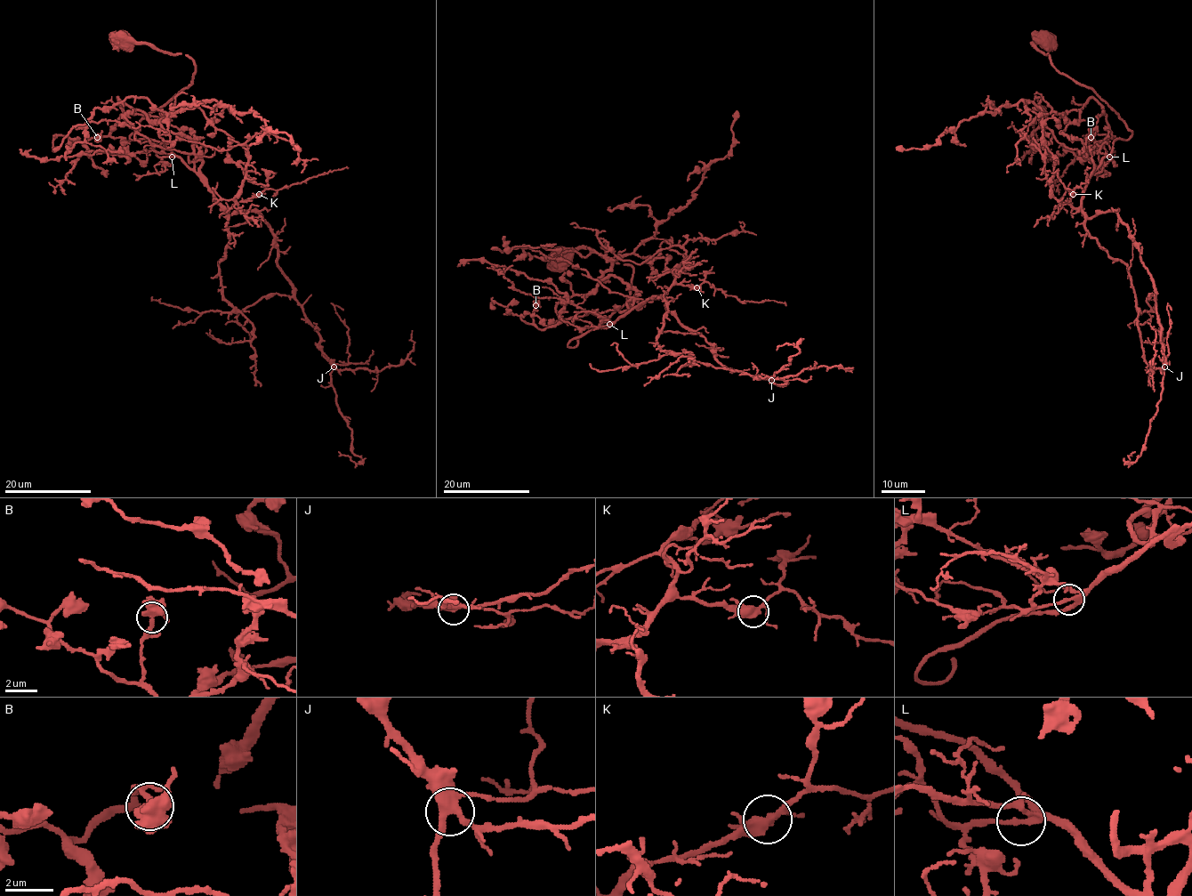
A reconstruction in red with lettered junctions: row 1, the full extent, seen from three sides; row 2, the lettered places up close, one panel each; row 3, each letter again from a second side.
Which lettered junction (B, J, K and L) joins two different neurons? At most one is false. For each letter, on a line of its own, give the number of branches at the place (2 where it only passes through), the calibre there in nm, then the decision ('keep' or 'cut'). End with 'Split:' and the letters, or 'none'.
B: 4 branches meet; 400 nm thick; keep
J: 4 branches meet; 360 nm thick; keep
K: 4 branches meet; 360 nm thick; keep
L: 4 branches meet; 200 nm thick; keep
Split: none

